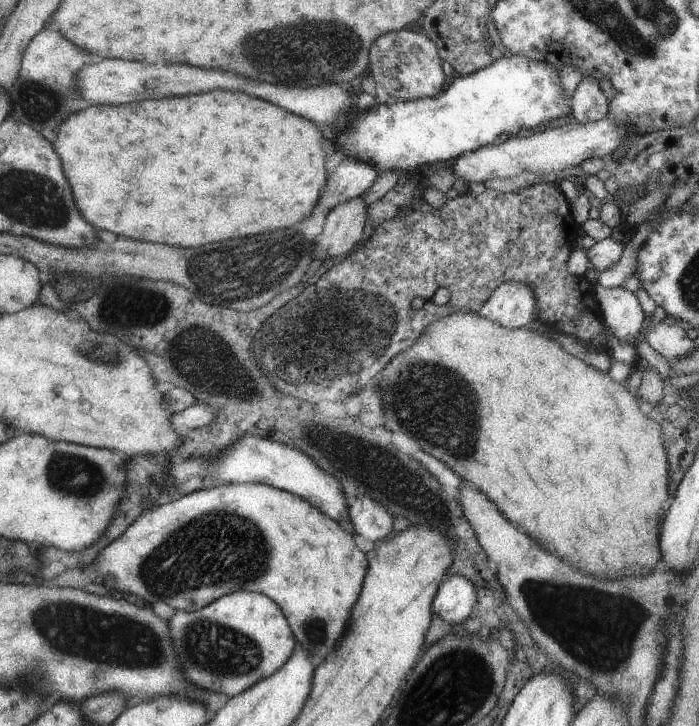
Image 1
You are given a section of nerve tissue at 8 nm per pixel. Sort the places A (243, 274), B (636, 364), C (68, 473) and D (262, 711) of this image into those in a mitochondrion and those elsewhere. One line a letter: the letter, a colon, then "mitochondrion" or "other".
A: mitochondrion
B: other
C: mitochondrion
D: other

